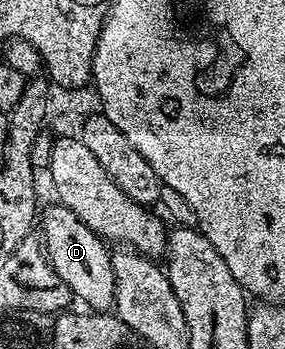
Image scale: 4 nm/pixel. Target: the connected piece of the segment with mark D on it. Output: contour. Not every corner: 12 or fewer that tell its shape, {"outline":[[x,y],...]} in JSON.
{"outline":[[43,207],[46,258],[92,312],[116,304],[112,254],[70,208]]}

